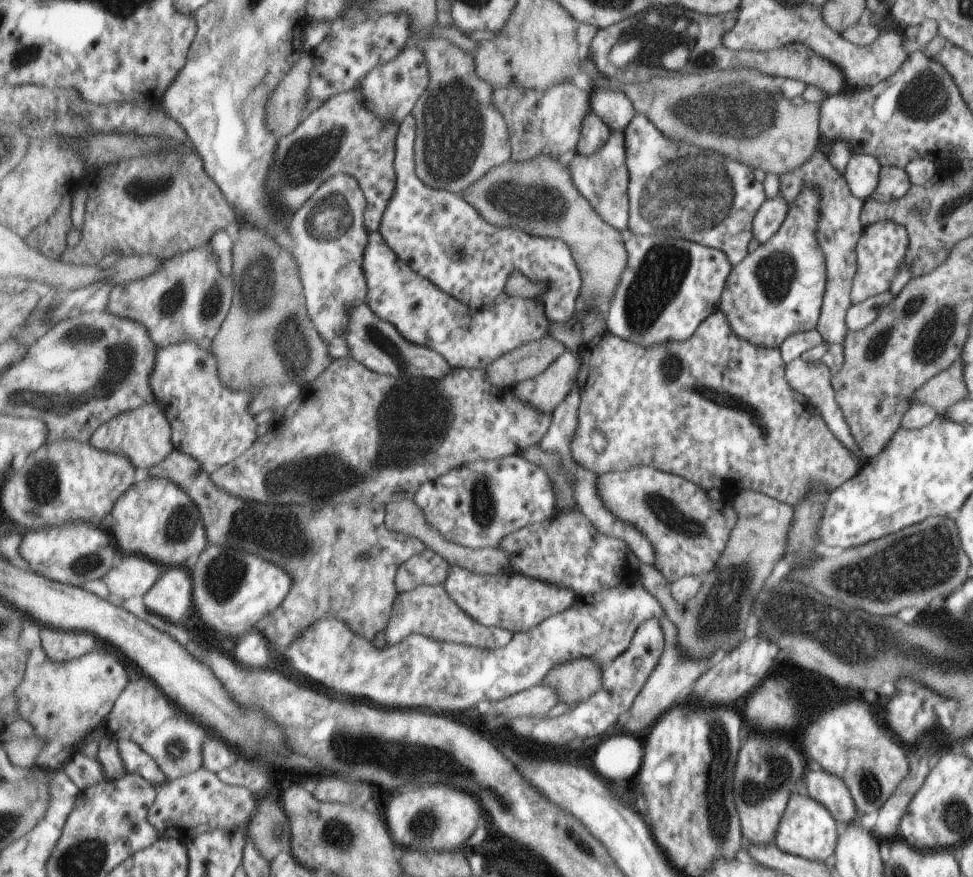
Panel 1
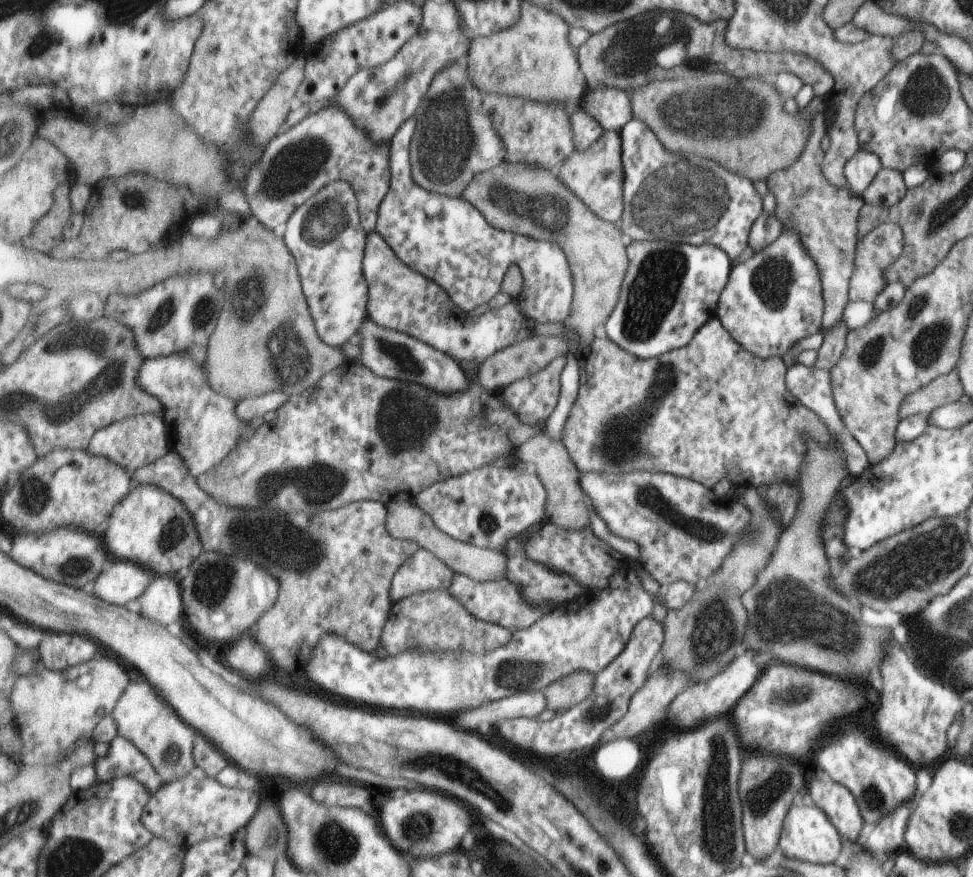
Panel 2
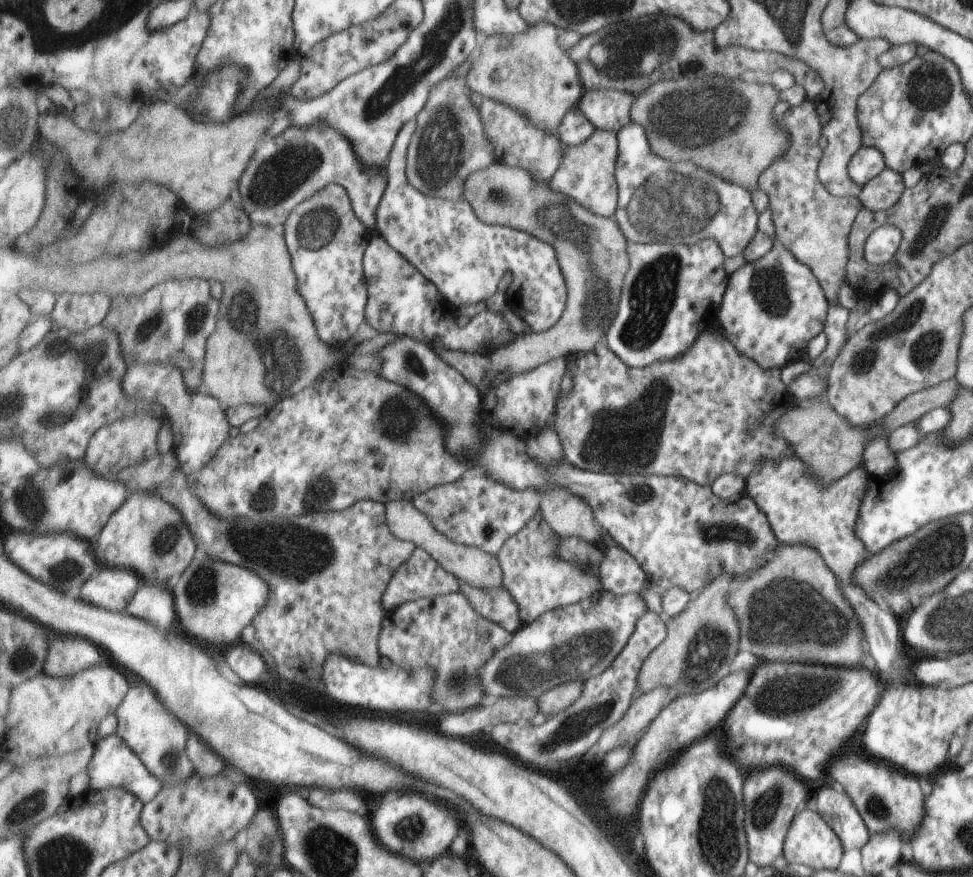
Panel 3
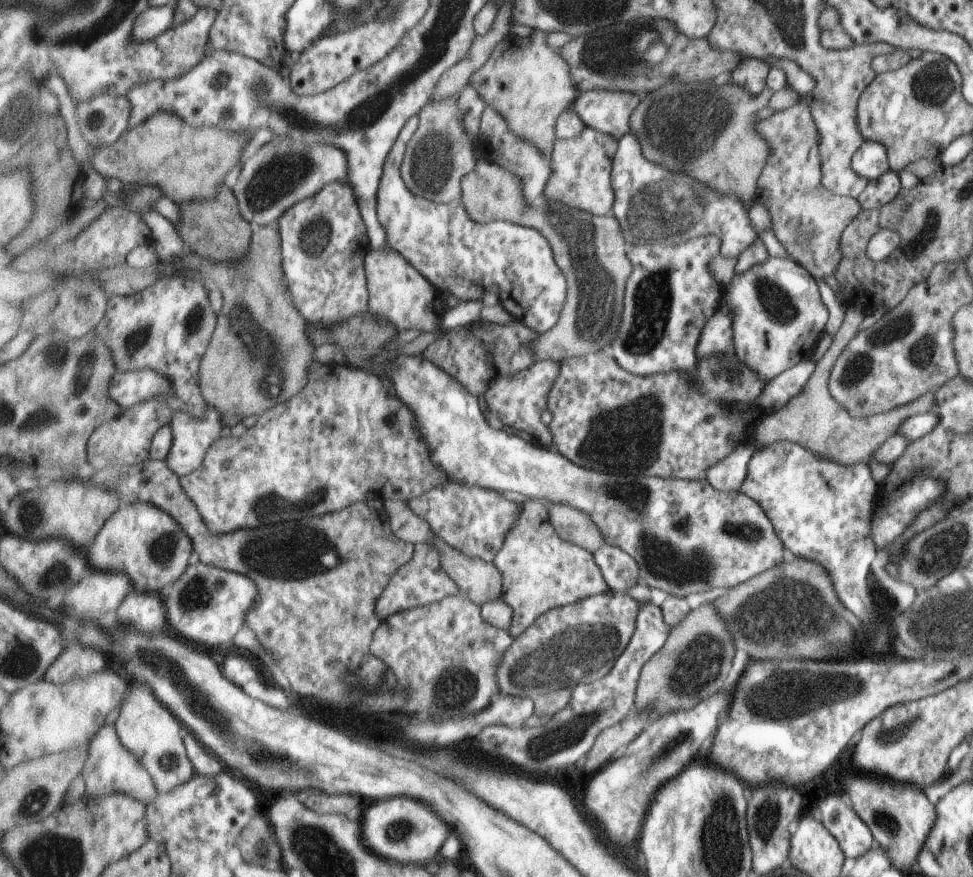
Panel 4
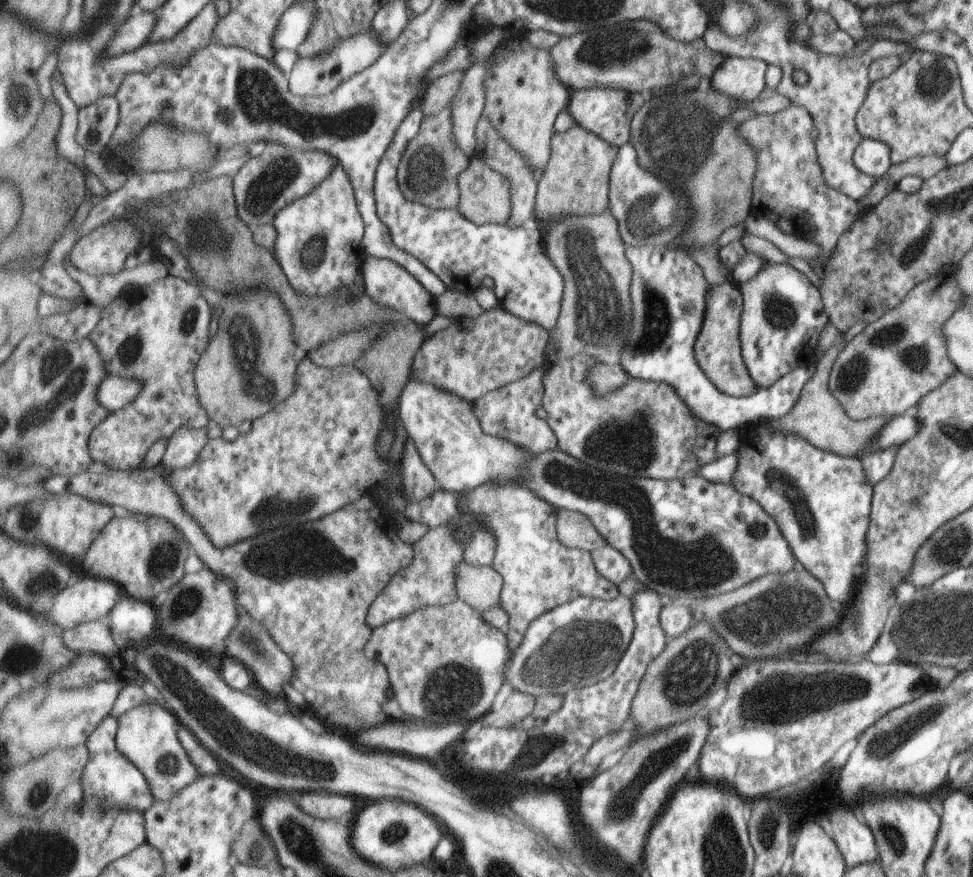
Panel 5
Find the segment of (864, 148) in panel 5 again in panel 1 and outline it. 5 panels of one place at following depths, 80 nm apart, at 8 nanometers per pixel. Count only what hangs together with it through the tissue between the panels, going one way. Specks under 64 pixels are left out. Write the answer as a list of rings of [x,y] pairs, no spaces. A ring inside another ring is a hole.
[[[855,153],[855,156],[850,156],[842,177],[845,179],[852,195],[855,195],[865,204],[869,202],[874,188],[877,187],[879,174],[879,164],[877,164],[873,155]]]

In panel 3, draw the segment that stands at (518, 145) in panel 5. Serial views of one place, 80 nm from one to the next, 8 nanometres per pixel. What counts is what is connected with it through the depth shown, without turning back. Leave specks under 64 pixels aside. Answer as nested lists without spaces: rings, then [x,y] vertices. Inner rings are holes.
[[[537,23],[530,25],[530,28],[523,34],[508,36],[509,41],[506,44],[489,46],[489,54],[487,54],[487,46],[483,44],[481,56],[473,57],[475,62],[465,78],[468,88],[482,99],[493,99],[517,109],[530,121],[531,125],[555,135],[565,115],[577,107],[585,91],[578,64],[570,53],[558,43],[560,32],[561,30],[551,23]]]

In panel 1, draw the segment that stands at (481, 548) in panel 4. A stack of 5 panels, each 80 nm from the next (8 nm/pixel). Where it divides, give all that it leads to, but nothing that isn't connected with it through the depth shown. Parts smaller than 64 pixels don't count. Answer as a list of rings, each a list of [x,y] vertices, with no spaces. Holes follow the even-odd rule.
[[[521,454],[466,464],[425,483],[413,499],[425,511],[430,525],[448,541],[471,548],[497,548],[503,539],[559,513],[547,471]]]

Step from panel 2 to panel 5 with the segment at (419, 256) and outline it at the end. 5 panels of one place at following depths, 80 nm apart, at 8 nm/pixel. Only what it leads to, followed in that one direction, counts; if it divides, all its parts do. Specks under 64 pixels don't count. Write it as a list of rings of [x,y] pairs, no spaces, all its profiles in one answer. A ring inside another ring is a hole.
[[[421,108],[411,111],[395,131],[392,144],[382,158],[374,184],[380,219],[390,228],[395,244],[402,251],[410,252],[415,258],[418,258],[449,289],[474,294],[483,284],[483,278],[490,277],[494,282],[493,289],[501,302],[500,306],[505,307],[515,316],[527,319],[532,323],[539,323],[552,332],[562,314],[565,280],[555,263],[550,259],[542,232],[536,225],[519,228],[509,228],[507,224],[476,225],[471,219],[463,216],[463,213],[458,209],[431,209],[422,202],[409,200],[403,194],[398,181],[398,168],[409,142],[419,134],[424,118],[424,112]]]

